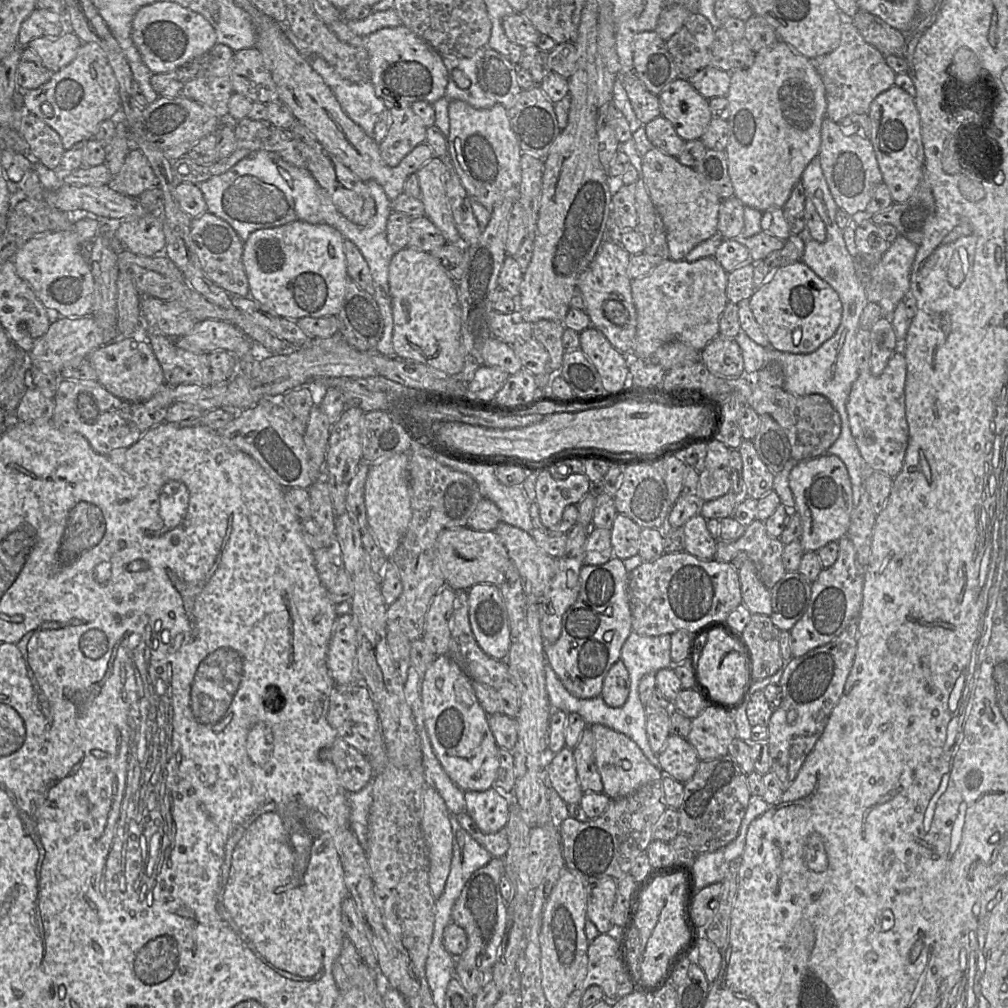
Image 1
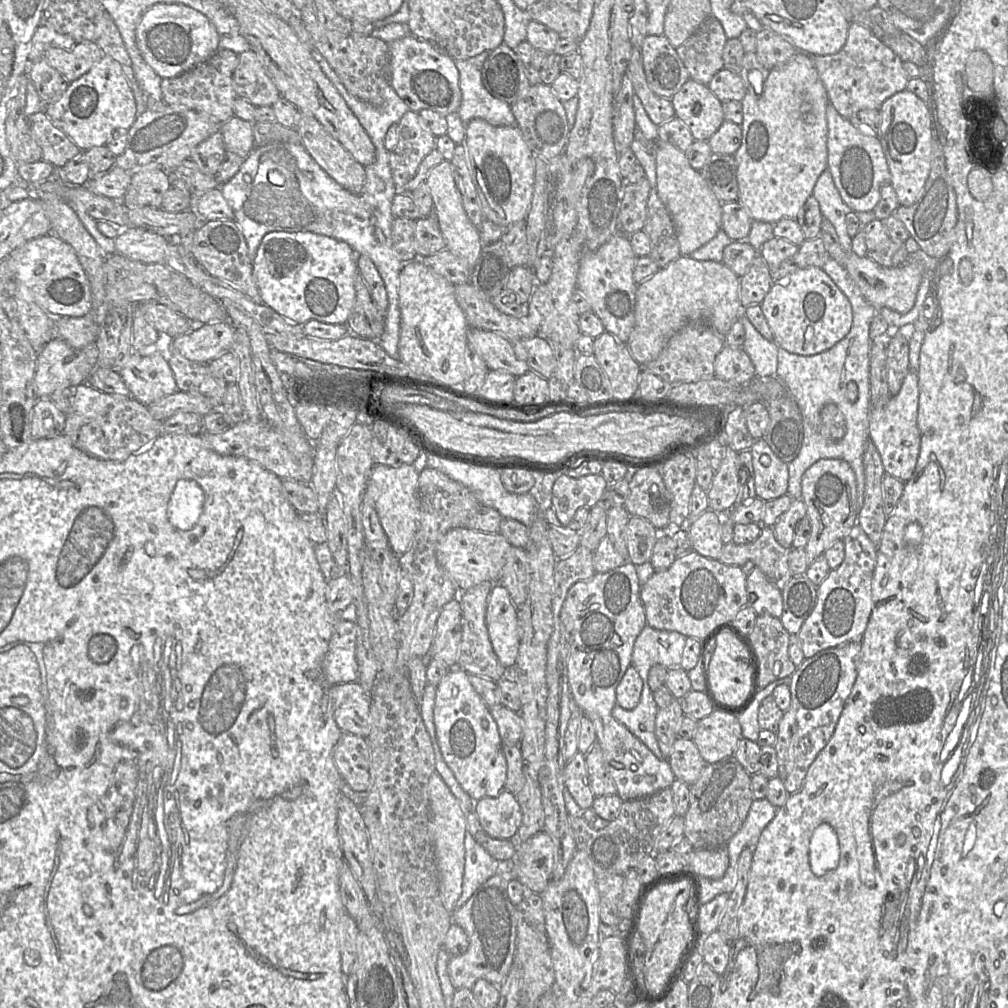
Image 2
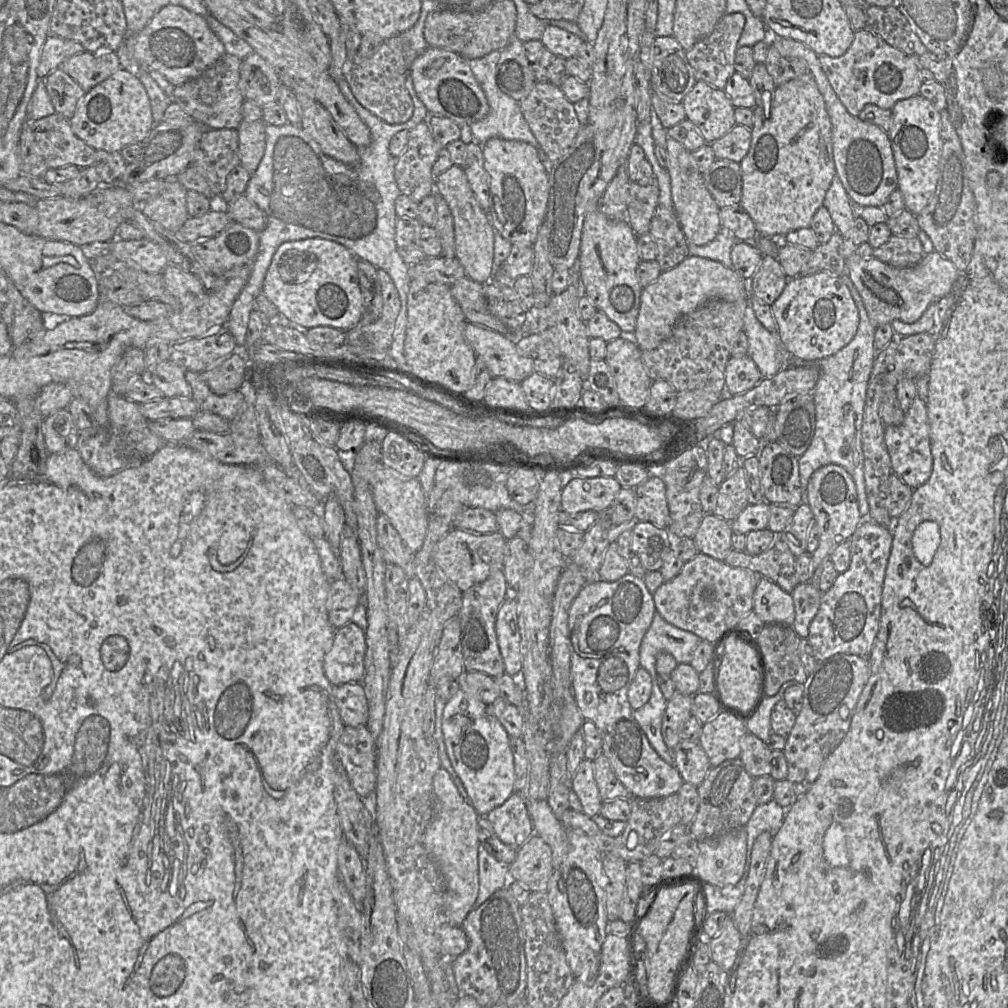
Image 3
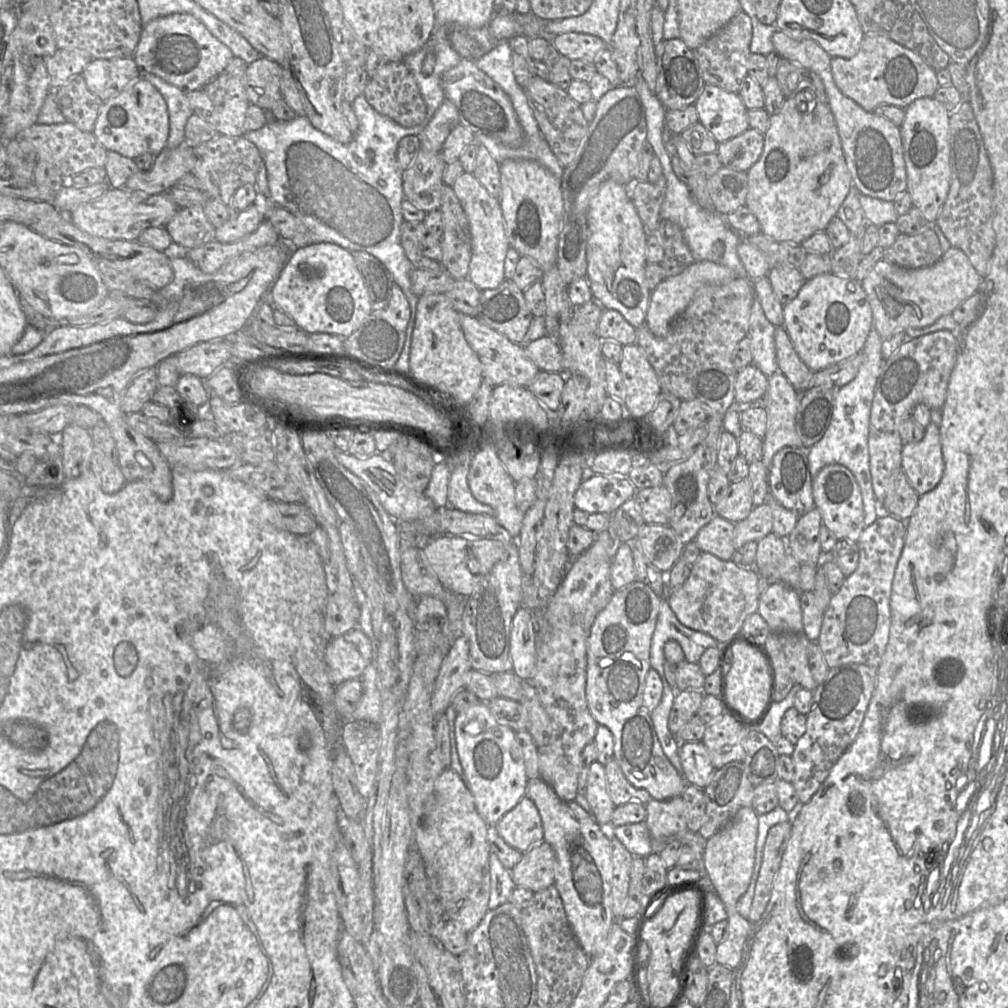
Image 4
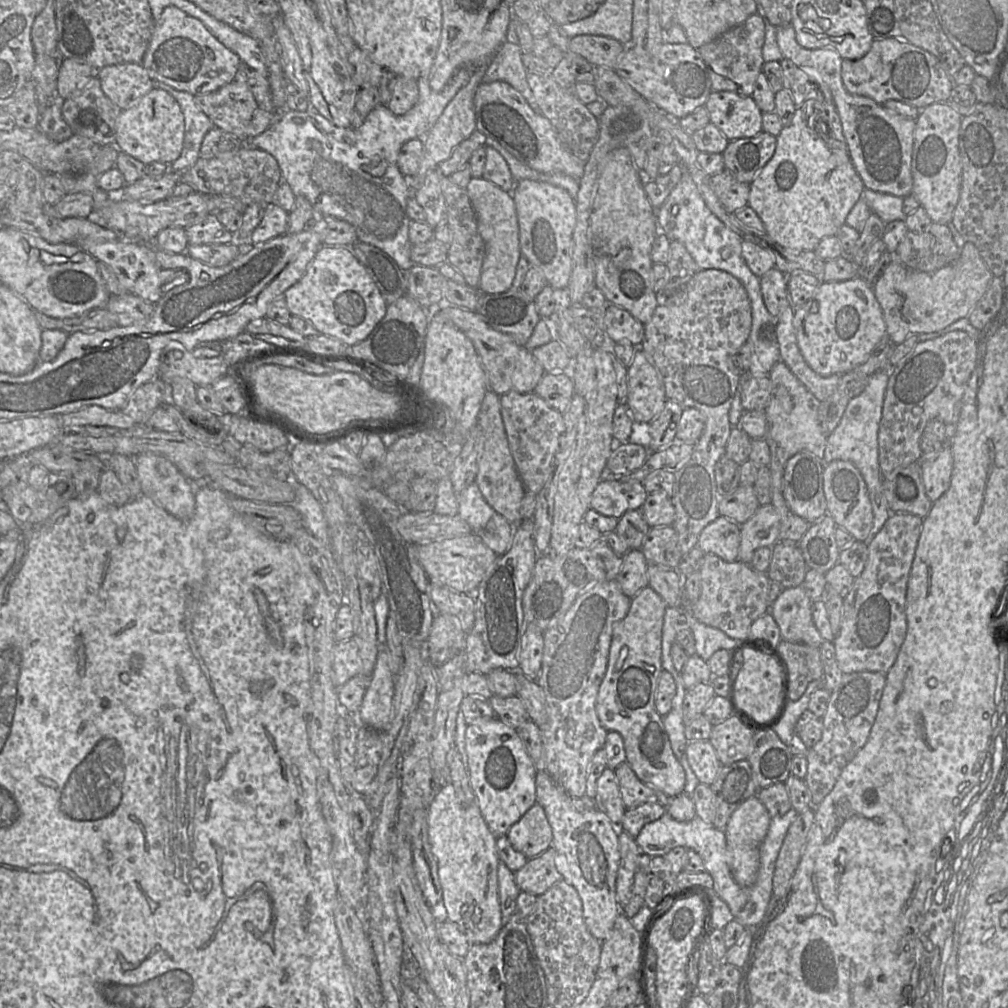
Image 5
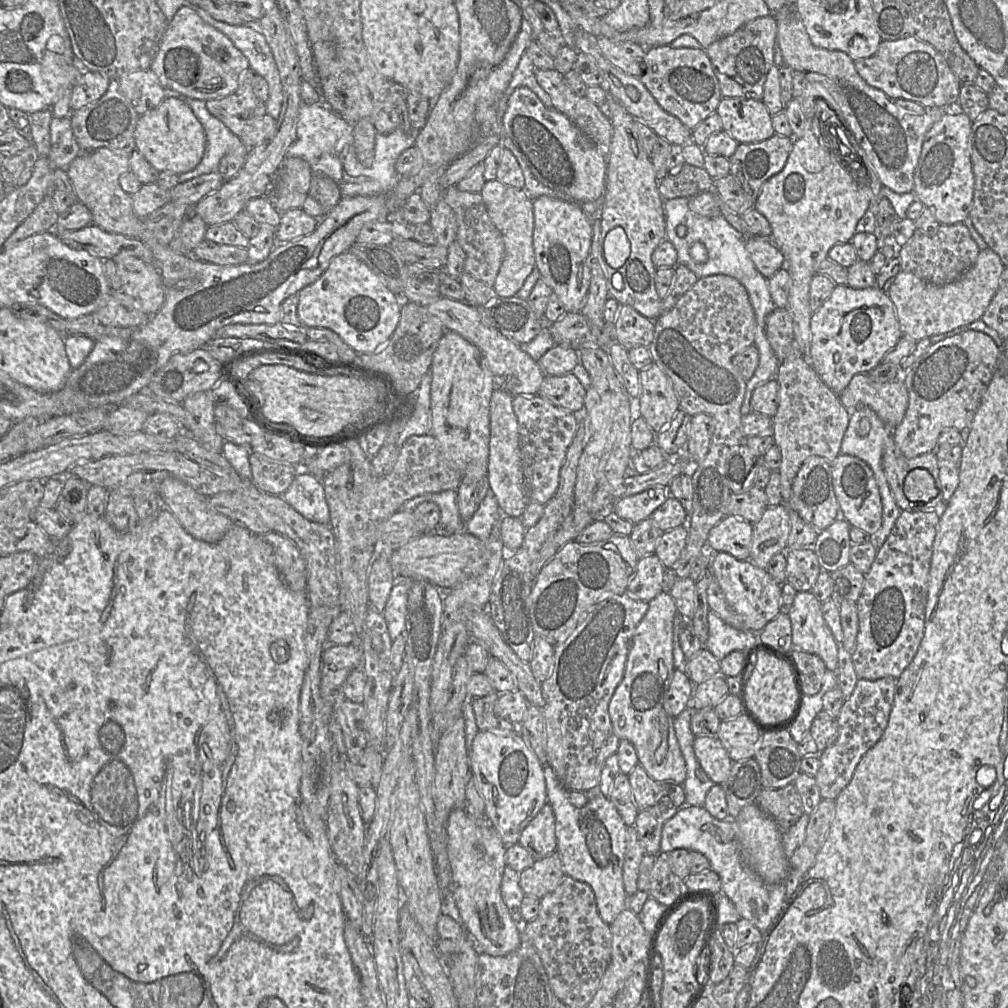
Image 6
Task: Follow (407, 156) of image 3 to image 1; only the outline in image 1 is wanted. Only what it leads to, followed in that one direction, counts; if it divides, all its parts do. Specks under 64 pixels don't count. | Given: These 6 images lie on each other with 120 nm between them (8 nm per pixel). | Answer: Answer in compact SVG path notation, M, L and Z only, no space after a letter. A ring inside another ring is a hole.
M394 107L387 110L387 135L378 145L382 160L388 166L395 167L417 145L426 142L426 127L410 107Z

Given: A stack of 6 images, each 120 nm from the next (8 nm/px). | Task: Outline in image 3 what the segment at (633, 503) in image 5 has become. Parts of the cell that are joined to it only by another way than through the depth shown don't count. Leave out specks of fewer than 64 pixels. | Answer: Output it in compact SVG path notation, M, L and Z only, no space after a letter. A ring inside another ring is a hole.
M615 477L573 478L562 490L561 510L569 514L599 513L612 504L621 488Z

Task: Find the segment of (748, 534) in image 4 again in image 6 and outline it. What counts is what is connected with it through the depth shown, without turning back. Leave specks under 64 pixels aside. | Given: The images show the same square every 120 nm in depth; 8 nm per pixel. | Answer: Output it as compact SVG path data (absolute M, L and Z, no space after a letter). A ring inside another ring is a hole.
M768 506L761 519L753 524L749 560L765 569L775 554L786 551L790 530L789 507Z

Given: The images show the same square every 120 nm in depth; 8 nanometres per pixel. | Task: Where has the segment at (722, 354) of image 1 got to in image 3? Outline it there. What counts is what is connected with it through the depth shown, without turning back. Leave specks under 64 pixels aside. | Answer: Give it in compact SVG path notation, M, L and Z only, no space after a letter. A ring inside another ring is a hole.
M749 356L730 357L725 368L726 393L732 396L745 393L755 387L762 378Z

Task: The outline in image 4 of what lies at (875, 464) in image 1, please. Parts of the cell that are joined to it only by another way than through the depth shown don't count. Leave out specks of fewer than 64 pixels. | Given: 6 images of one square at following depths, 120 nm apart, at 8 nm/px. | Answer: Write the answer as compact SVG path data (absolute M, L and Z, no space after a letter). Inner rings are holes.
M931 421L921 441L903 445L902 471L921 496L939 484L944 467L939 427Z

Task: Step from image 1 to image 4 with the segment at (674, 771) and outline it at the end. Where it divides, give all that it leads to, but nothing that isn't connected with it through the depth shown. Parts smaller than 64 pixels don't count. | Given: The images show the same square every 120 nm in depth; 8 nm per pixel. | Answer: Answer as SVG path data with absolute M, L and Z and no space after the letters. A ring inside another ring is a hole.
M702 741L681 742L679 754L686 782L702 789L707 786L716 769Z

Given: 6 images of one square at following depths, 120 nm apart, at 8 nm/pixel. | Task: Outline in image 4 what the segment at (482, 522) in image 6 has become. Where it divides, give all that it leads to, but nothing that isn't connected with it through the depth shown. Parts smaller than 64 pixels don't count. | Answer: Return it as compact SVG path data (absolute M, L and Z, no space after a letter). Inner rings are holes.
M469 466L452 467L448 483L448 503L458 510L494 516L494 509L479 502L471 493L467 481Z

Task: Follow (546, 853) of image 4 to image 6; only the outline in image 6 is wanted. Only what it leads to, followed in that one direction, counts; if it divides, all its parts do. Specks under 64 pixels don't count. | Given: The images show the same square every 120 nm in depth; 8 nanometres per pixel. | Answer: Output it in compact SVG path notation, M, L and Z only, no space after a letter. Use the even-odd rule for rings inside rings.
M556 851L522 871L519 874L519 884L525 895L541 899L553 892L564 876L560 856Z

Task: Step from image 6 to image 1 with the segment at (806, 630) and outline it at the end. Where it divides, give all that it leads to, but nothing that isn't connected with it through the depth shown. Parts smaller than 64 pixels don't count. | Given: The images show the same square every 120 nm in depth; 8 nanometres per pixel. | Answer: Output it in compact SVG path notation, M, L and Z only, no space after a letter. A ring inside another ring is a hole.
M747 559L738 569L742 605L751 614L769 616L772 614L771 593L761 581L754 564Z

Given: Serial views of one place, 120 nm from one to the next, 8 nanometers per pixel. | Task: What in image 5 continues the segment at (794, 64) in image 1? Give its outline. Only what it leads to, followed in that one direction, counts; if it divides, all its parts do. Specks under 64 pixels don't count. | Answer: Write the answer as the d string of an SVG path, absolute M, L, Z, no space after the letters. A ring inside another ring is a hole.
M796 109L794 112L793 119L788 126L784 126L776 137L776 149L772 156L772 158L768 161L768 163L763 167L761 172L755 177L755 179L750 184L750 193L748 198L748 205L757 213L759 218L762 220L765 226L766 234L777 244L793 250L799 251L813 251L819 244L819 242L828 236L836 236L838 230L842 225L846 223L846 218L856 204L856 202L861 198L862 193L865 189L862 179L858 175L855 167L851 161L849 150L844 148L844 150L840 149L832 149L828 147L828 145L820 138L820 123L825 123L828 119L828 115L824 118L824 120L819 120L819 115L814 118L815 130L810 129L806 122L806 117L801 109Z

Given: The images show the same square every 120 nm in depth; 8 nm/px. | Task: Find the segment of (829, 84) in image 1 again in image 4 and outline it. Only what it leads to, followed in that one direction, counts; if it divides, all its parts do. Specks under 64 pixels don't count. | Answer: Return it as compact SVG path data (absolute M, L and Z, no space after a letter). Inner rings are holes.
M865 35L855 56L849 59L832 57L830 64L837 88L868 112L873 112L878 105L882 104L905 109L916 99L933 97L939 87L936 71L918 54L883 35Z

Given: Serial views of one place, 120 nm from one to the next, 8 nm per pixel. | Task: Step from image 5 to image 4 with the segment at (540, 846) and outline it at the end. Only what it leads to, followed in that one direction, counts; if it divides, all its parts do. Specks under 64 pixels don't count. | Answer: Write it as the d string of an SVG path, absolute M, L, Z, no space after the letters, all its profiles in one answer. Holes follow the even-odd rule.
M523 797L495 827L503 840L521 853L544 841L541 816L535 804L527 797Z

